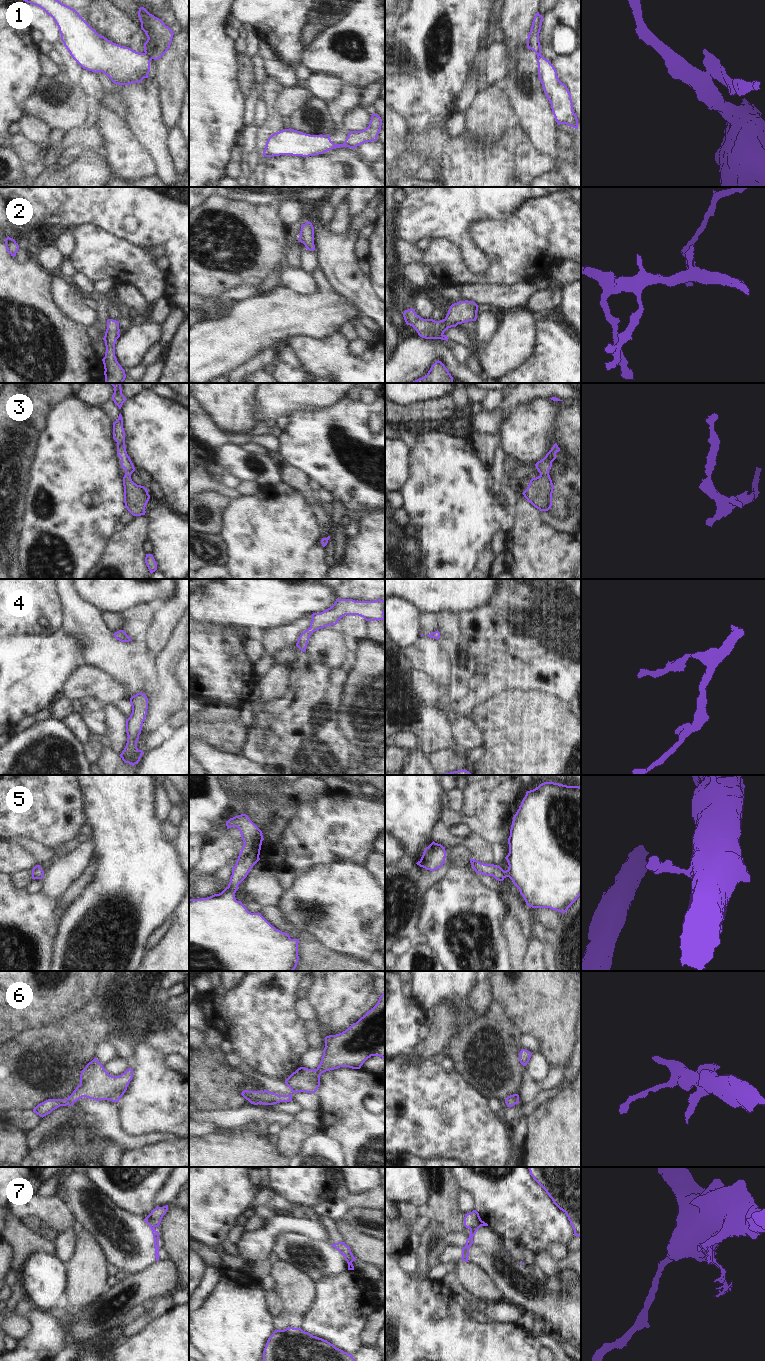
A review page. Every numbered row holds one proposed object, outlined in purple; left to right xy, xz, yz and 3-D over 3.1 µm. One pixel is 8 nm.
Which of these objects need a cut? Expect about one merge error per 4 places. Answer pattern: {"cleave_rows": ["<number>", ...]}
{"cleave_rows": ["1", "7"]}

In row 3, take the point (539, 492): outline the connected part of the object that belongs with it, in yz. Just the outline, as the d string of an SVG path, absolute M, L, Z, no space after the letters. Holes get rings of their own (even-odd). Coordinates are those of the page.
M555 443L546 456L535 464L540 475L532 478L527 489L522 493L527 501L540 511L548 511L552 506L554 486L549 475L549 469L559 451L560 448Z

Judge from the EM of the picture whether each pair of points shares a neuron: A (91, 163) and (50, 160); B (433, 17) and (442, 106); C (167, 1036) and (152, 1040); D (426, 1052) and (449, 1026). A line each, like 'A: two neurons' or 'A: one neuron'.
A: two neurons
B: one neuron
C: one neuron
D: one neuron

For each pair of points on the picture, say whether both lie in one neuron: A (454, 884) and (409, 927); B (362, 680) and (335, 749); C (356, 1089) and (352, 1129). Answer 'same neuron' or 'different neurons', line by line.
A: different neurons
B: different neurons
C: same neuron

